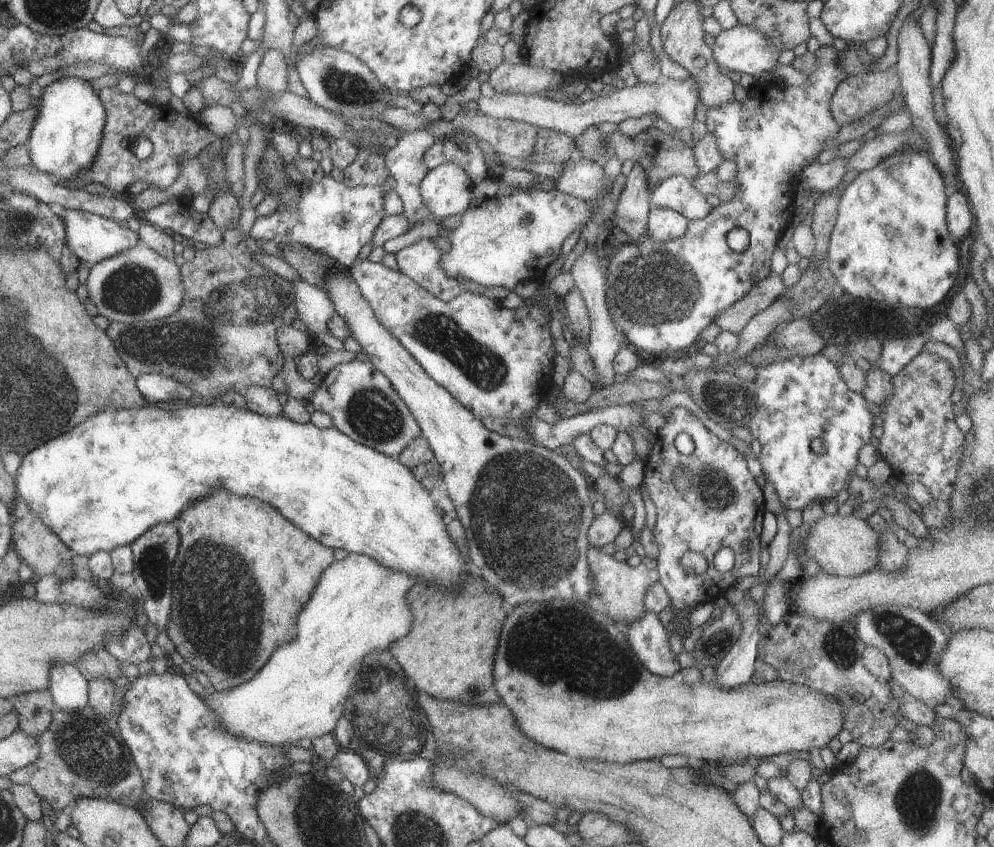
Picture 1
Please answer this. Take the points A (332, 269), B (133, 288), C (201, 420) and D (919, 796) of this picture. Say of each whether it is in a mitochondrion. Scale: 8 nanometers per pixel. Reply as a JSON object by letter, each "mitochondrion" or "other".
{"A":"other","B":"mitochondrion","C":"other","D":"mitochondrion"}

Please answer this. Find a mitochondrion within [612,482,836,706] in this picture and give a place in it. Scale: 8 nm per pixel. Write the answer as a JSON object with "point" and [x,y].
{"point":[721,641]}

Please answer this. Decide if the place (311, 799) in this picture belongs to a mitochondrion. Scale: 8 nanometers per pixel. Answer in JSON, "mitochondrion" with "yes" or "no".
{"mitochondrion":"yes"}

